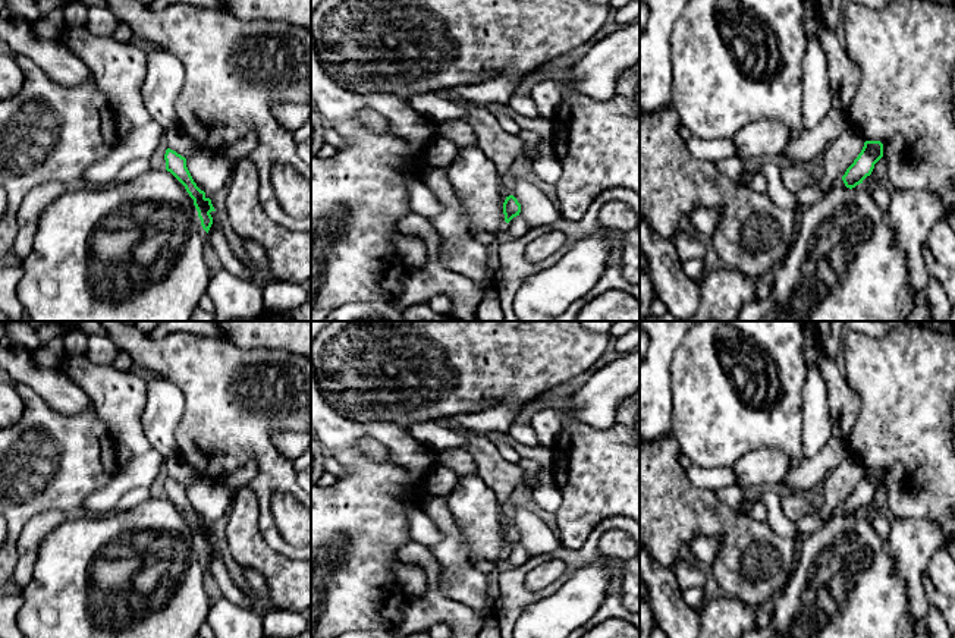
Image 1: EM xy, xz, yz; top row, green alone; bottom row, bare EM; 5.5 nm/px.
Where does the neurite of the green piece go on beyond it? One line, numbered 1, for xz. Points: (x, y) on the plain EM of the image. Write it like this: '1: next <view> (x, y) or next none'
1: next none

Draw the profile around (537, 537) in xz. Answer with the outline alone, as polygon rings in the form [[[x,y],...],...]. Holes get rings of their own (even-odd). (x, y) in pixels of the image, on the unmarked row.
[[[516,509],[513,525],[521,532],[519,544],[530,556],[552,553],[562,547],[557,531],[528,509]]]

